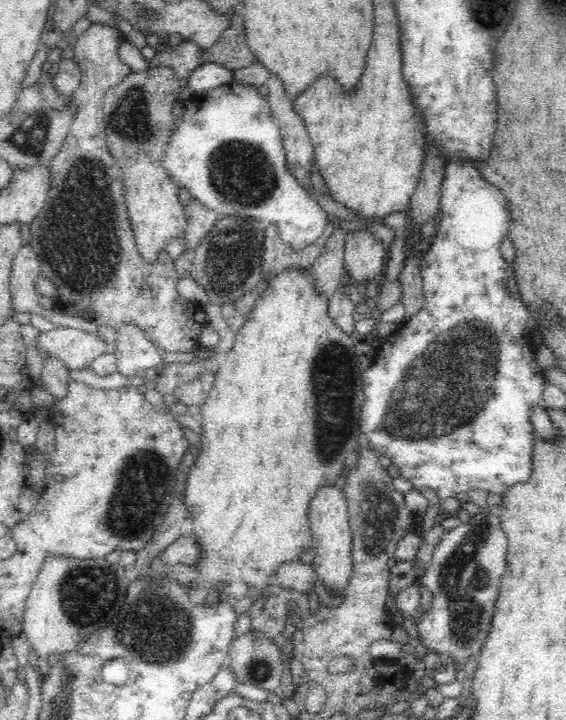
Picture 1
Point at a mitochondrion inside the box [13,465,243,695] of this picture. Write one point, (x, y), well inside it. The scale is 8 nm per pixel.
(163, 643)

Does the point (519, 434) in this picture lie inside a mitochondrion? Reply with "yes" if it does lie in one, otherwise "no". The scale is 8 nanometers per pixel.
no

